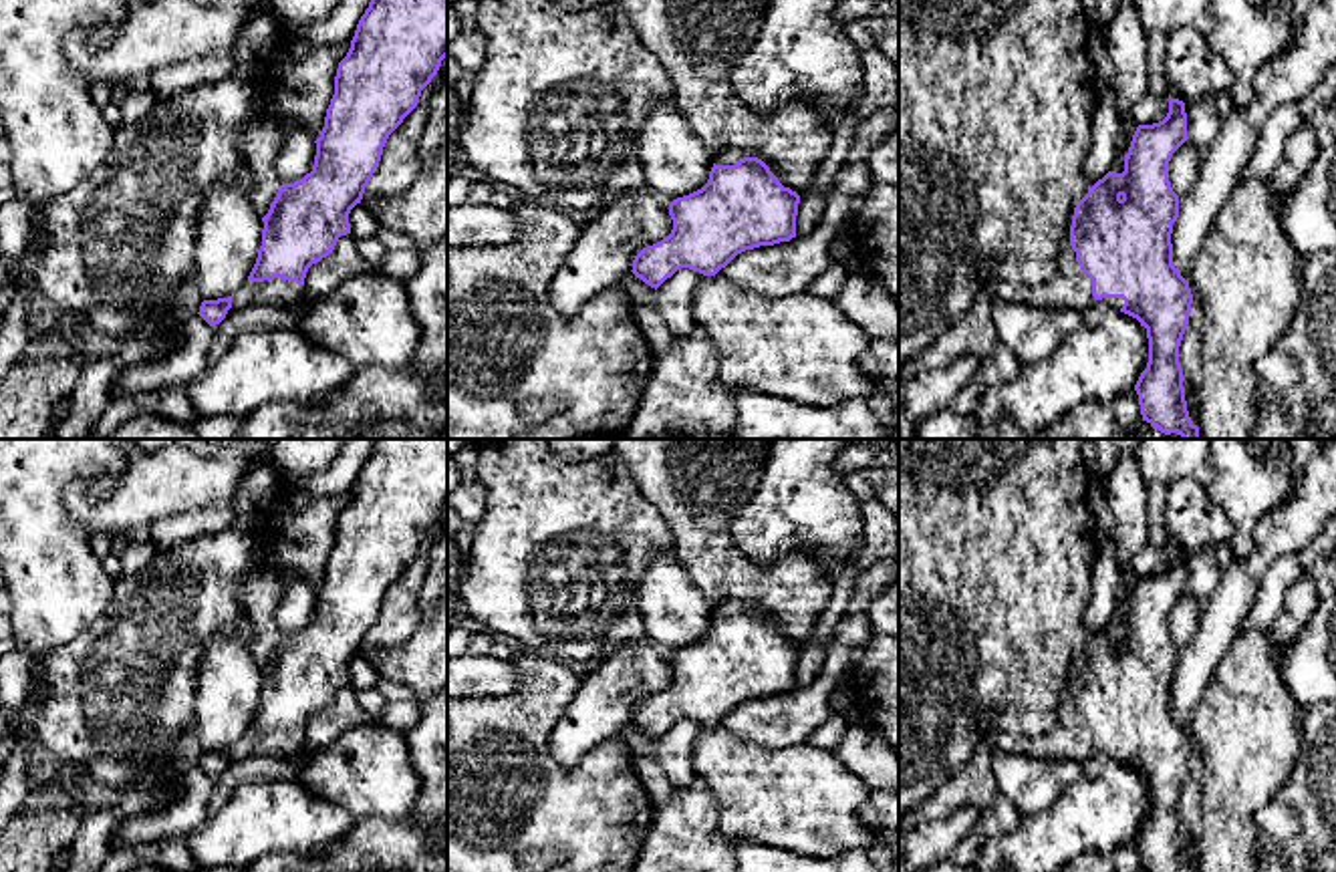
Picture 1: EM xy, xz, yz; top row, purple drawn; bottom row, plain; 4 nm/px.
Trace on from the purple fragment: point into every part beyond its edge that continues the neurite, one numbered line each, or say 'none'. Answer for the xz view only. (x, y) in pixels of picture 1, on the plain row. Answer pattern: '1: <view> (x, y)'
1: xz (726, 609)

